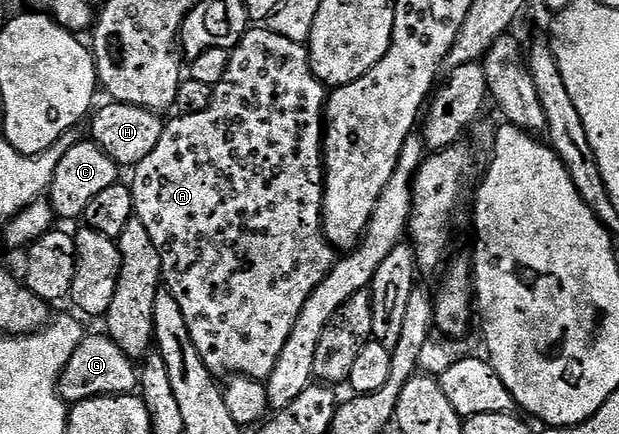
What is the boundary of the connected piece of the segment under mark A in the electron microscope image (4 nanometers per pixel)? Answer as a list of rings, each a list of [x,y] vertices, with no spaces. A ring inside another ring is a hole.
[[[267,26],[249,27],[248,33],[231,49],[231,53],[230,66],[226,66],[222,82],[214,86],[212,105],[198,114],[177,115],[176,120],[169,119],[164,125],[162,138],[158,138],[158,146],[154,146],[154,150],[150,150],[150,154],[146,154],[146,158],[135,165],[133,172],[136,173],[130,179],[130,187],[135,219],[140,220],[146,230],[150,230],[154,250],[158,250],[160,255],[163,287],[174,294],[174,302],[178,302],[178,307],[182,309],[182,318],[186,318],[190,338],[194,338],[194,346],[202,362],[206,362],[208,369],[217,378],[231,374],[264,382],[274,366],[278,366],[282,346],[286,346],[286,338],[290,338],[290,330],[294,330],[294,322],[302,306],[306,306],[310,294],[332,273],[332,265],[338,259],[324,236],[326,85],[314,74],[307,47],[290,42],[290,38],[282,38],[282,34],[274,34]]]

